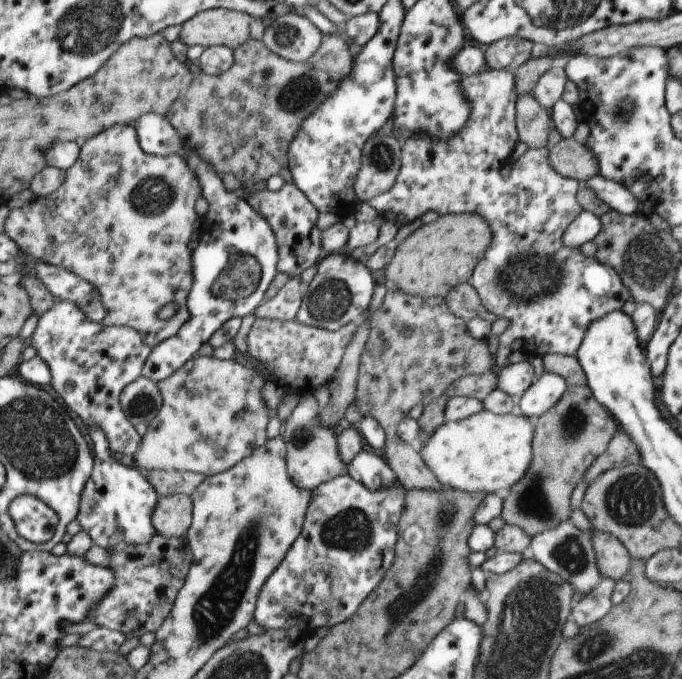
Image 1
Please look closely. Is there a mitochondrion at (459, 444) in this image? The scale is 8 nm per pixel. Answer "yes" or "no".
no

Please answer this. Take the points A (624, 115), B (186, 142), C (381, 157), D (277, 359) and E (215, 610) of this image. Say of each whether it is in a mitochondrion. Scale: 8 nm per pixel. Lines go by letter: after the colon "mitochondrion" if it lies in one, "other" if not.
A: mitochondrion
B: other
C: mitochondrion
D: other
E: mitochondrion

